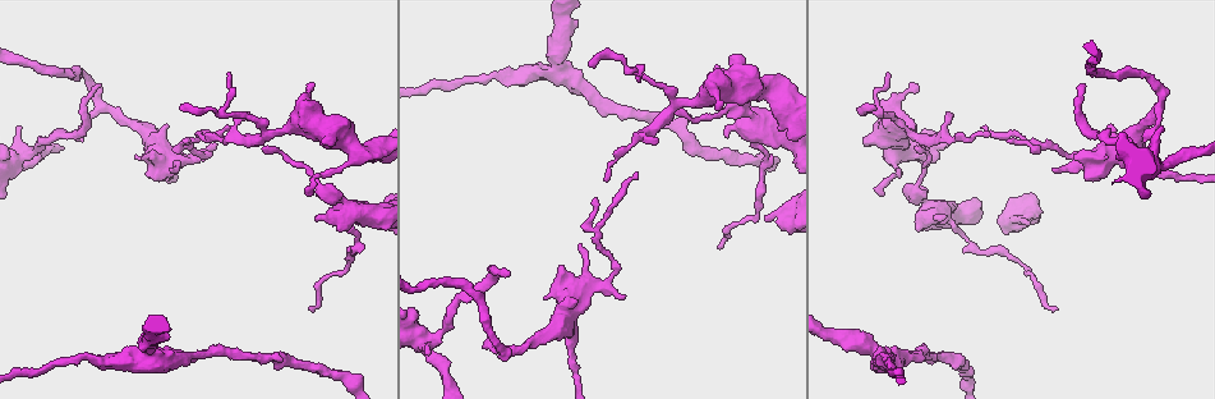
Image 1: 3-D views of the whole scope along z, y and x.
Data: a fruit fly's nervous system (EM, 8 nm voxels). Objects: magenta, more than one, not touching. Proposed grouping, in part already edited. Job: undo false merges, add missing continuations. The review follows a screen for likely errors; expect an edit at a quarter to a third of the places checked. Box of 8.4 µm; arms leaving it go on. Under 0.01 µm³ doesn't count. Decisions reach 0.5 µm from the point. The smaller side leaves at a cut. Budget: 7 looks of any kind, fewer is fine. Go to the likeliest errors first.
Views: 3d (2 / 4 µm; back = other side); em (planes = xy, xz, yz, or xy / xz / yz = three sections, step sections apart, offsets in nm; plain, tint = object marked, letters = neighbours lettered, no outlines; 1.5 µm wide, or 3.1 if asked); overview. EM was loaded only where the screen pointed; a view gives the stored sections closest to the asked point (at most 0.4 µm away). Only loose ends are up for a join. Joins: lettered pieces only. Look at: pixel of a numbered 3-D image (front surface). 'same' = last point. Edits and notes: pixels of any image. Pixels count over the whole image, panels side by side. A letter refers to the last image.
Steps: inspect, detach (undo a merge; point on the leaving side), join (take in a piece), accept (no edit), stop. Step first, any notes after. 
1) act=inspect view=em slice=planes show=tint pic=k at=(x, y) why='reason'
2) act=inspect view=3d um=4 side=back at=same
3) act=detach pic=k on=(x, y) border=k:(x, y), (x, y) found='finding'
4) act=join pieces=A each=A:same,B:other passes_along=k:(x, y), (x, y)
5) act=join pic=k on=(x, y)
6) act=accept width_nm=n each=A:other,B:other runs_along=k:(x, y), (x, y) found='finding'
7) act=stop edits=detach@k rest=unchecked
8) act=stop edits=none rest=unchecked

act=inspect view=3d um=4 pic=1 at=(1025, 221) why='free end'

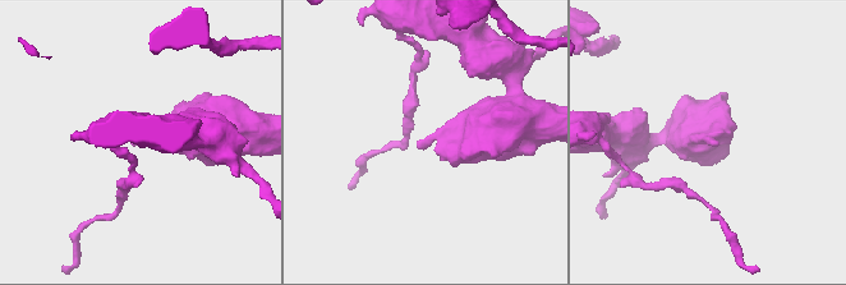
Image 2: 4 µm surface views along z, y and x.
act=inspect view=em slice=planes show=letters pic=2 at=(133, 146) why='need the tissue'

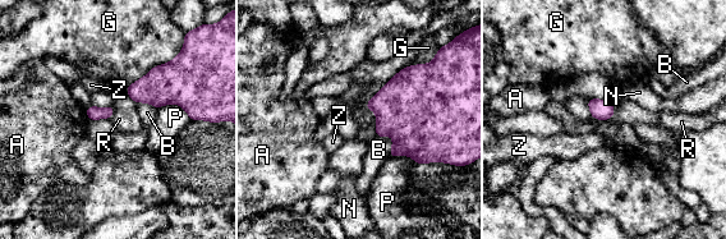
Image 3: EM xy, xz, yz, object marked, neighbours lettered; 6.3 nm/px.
act=accept each=A:other,B:other,G:other,N:other,P:other,R:other,Z:other border=3:(84, 110), (90, 119) found='no lettered piece goes on from it'

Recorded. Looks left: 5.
act=inspect view=em slice=xy step=8 show=letters pic=1 at=(719, 249) why='branch stops here'

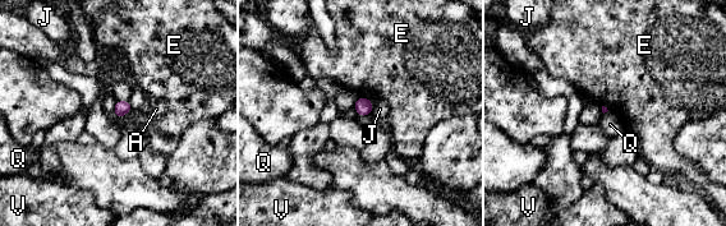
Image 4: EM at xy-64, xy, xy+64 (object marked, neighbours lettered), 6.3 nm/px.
act=inspect view=em slice=xz step=8 show=letters at=same why='cut it another way'

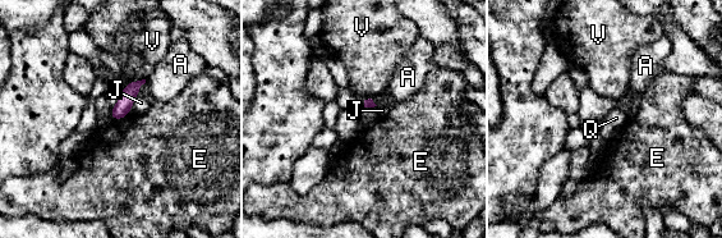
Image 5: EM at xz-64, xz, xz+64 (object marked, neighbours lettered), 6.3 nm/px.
act=accept each=A:other,E:other,J:other,Q:other,V:other found='no lettered piece goes on from it'

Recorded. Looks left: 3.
act=inspect view=3d um=4 pic=1 at=(621, 299) why='free end'

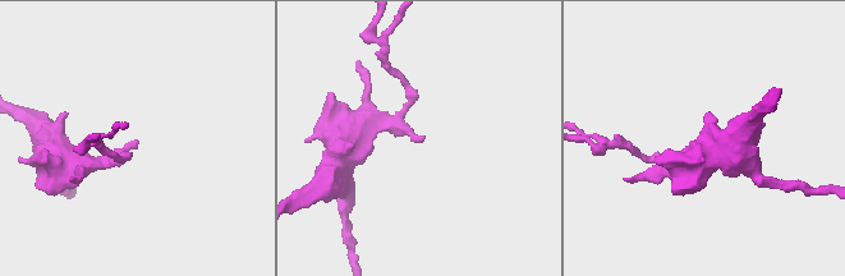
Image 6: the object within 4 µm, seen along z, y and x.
act=inspect view=em slice=xy step=4 show=tint pic=6 at=(420, 142)

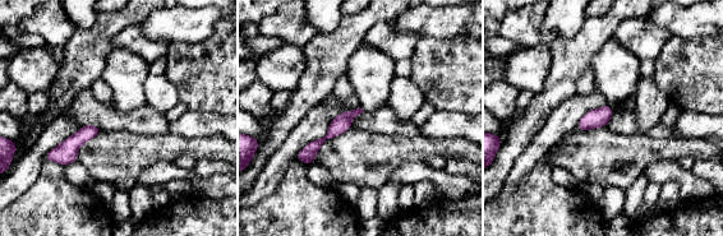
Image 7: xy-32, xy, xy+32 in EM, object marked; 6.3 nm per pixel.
act=inspect view=em slice=yz step=4 show=letters at=same why='another direction'

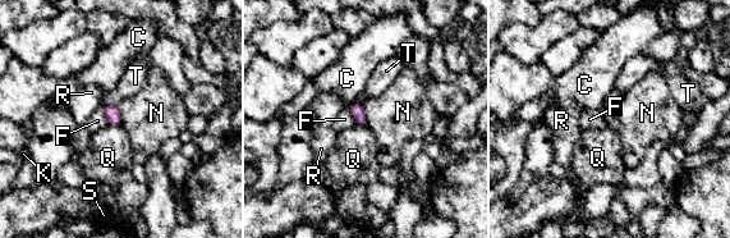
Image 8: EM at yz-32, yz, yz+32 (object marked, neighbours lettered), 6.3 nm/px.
act=accept each=C:other,F:other,K:other,N:other,Q:other,R:other,S:other,T:other border=8:(116, 105), (122, 124) found='none of them fits'

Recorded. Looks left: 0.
act=stop edits=none rest=unchecked

